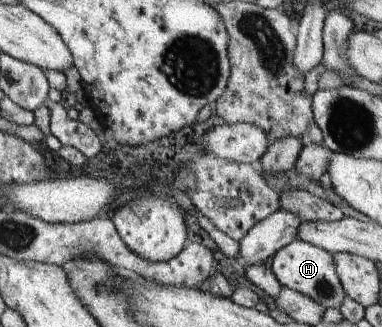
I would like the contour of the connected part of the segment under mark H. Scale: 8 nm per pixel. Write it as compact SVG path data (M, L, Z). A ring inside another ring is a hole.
M295 239L270 259L271 270L281 286L308 296L310 300L314 300L325 309L340 308L346 294L339 277L336 275L333 256L332 253L322 248L313 246L304 240Z

